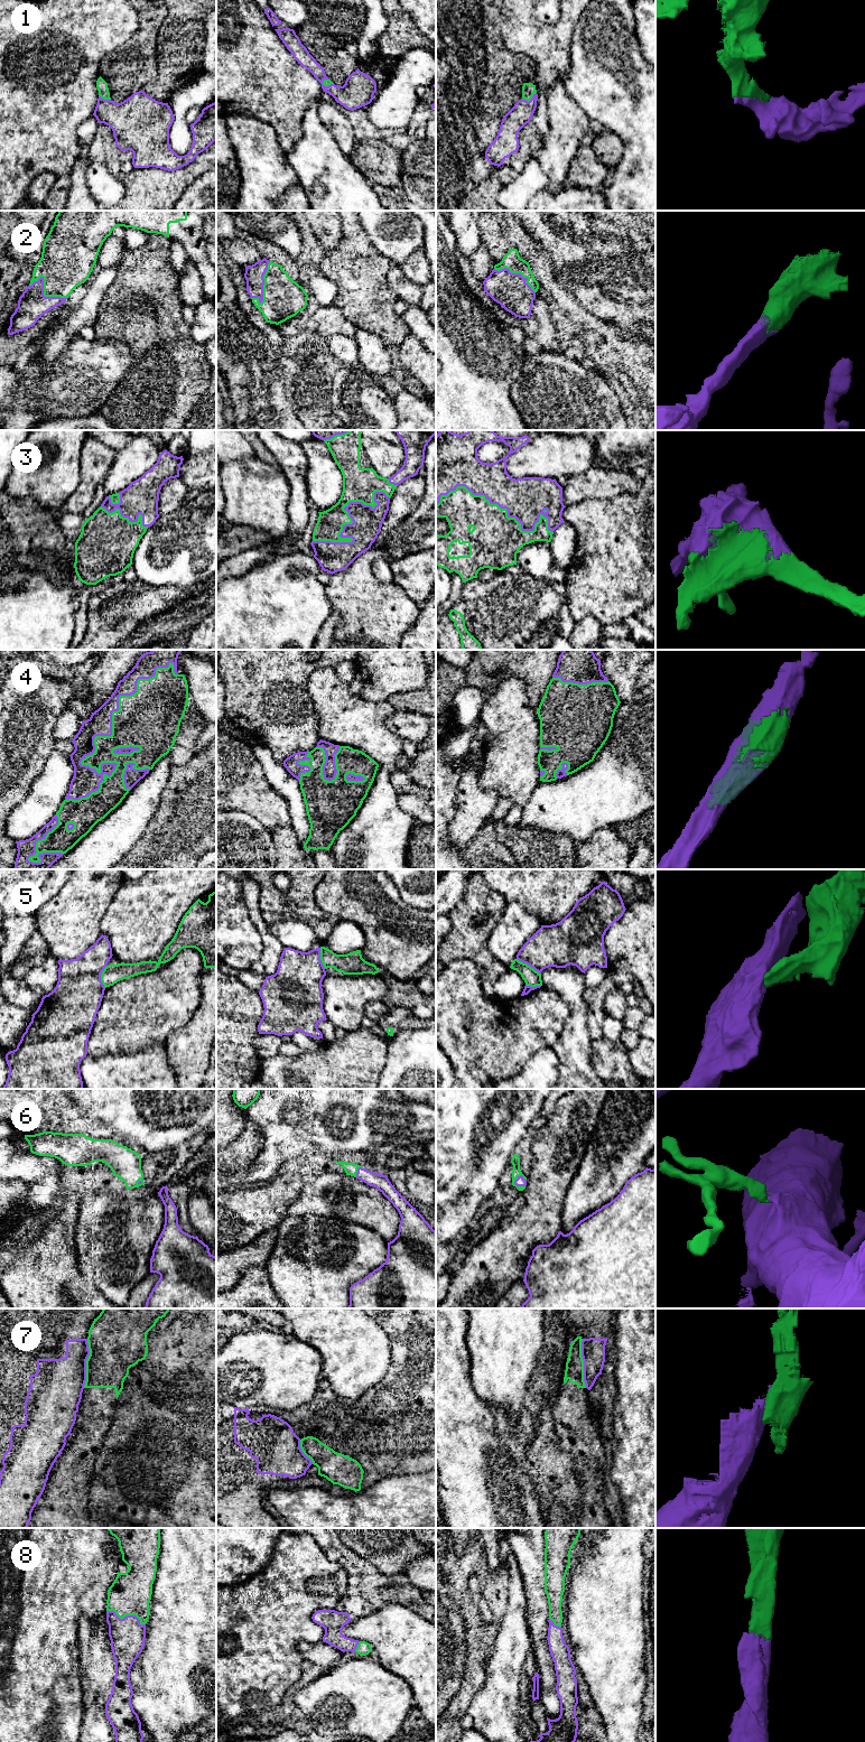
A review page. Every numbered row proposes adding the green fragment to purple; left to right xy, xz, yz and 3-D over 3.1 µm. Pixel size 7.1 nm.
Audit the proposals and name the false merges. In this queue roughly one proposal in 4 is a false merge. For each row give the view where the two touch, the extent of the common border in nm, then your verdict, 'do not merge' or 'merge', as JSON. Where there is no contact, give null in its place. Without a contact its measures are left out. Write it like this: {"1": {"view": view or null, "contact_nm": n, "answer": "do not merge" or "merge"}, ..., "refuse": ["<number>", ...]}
{"1": {"view": "yz", "contact_nm": 120, "answer": "merge"}, "2": {"view": "xy", "contact_nm": 280, "answer": "merge"}, "3": {"view": "yz", "contact_nm": 850, "answer": "merge"}, "4": {"view": "xy", "contact_nm": 1250, "answer": "merge"}, "5": {"view": "yz", "contact_nm": 200, "answer": "do not merge"}, "6": {"view": "yz", "contact_nm": 100, "answer": "merge"}, "7": {"view": "xy", "contact_nm": 360, "answer": "do not merge"}, "8": {"view": "xy", "contact_nm": 300, "answer": "merge"}, "refuse": ["5", "7"]}

